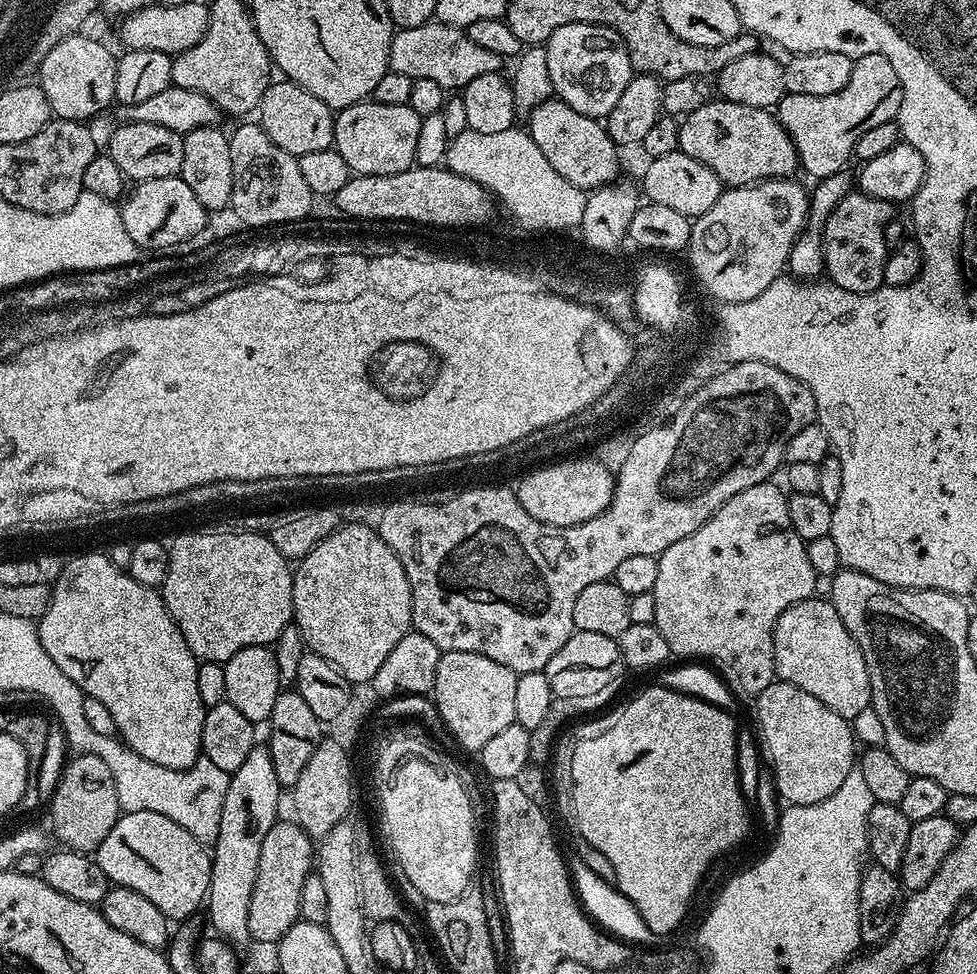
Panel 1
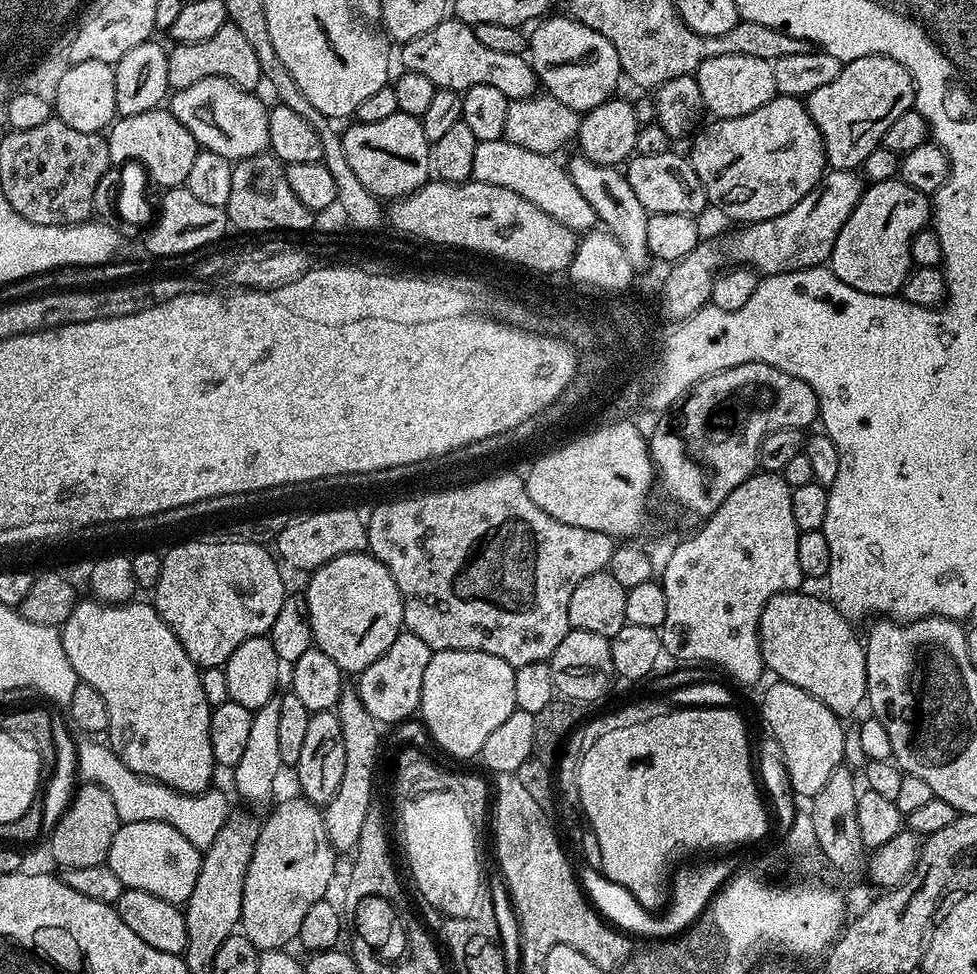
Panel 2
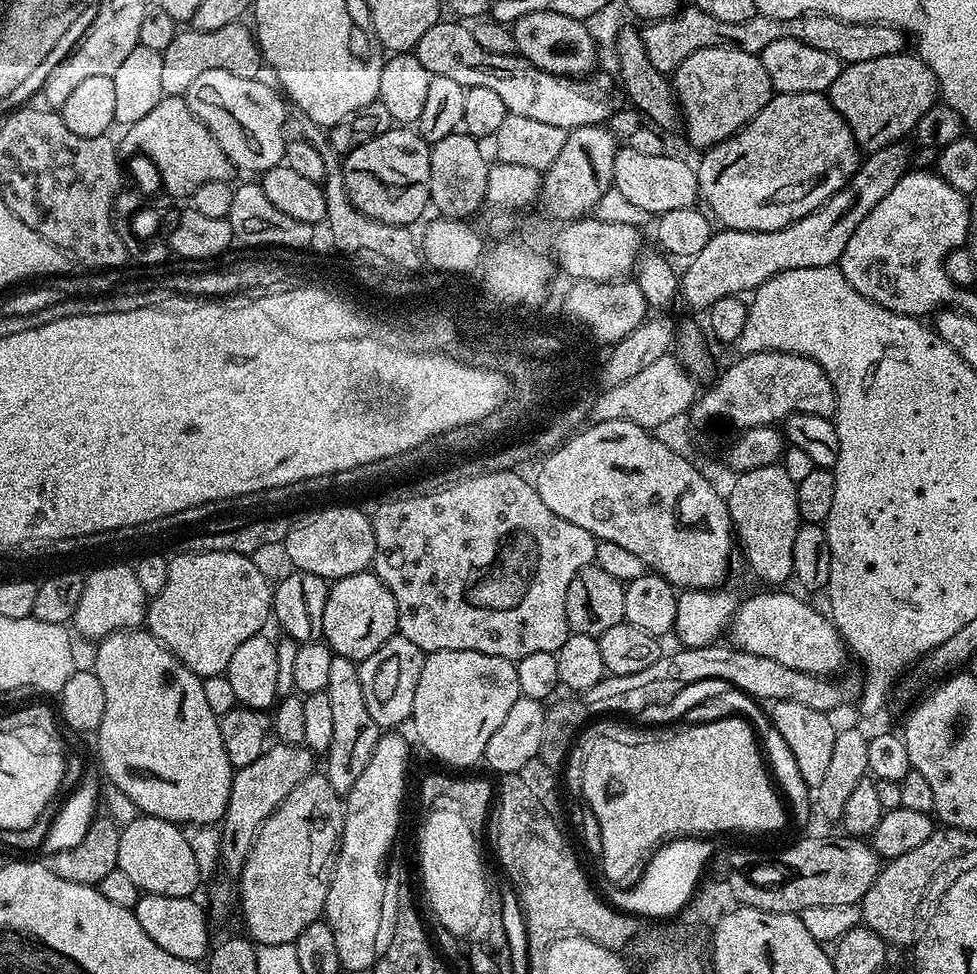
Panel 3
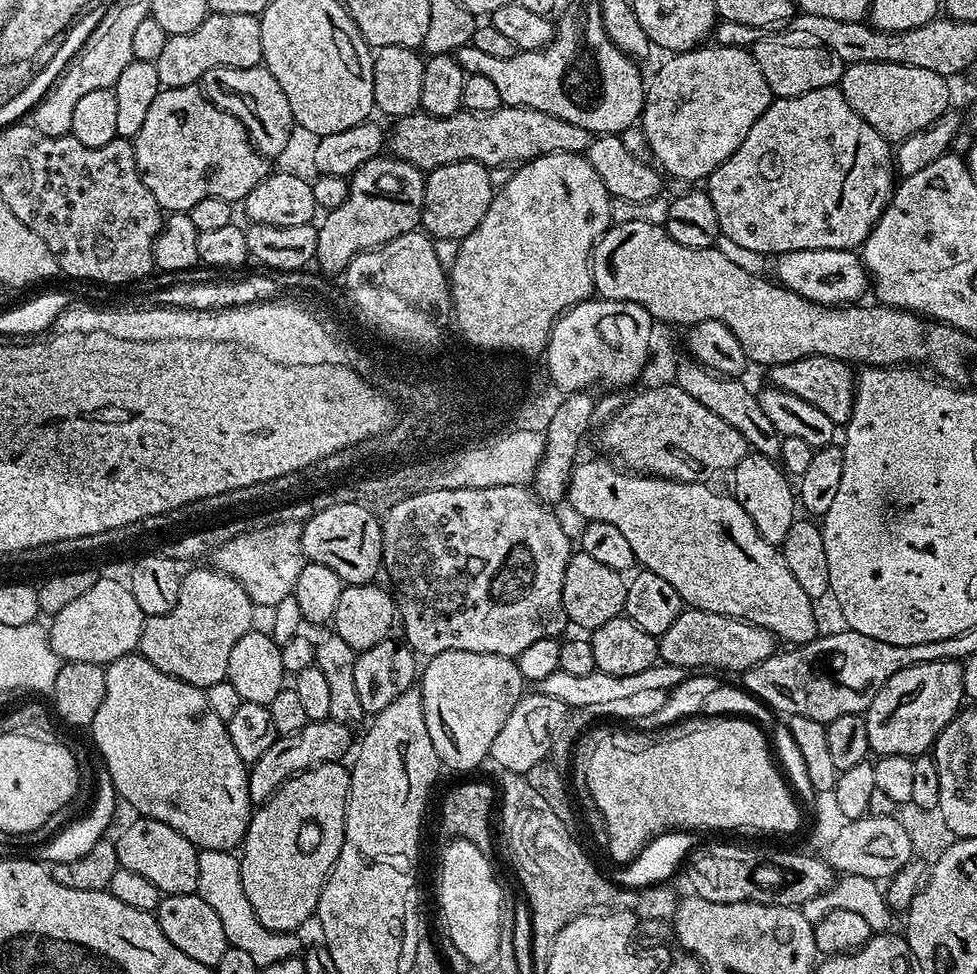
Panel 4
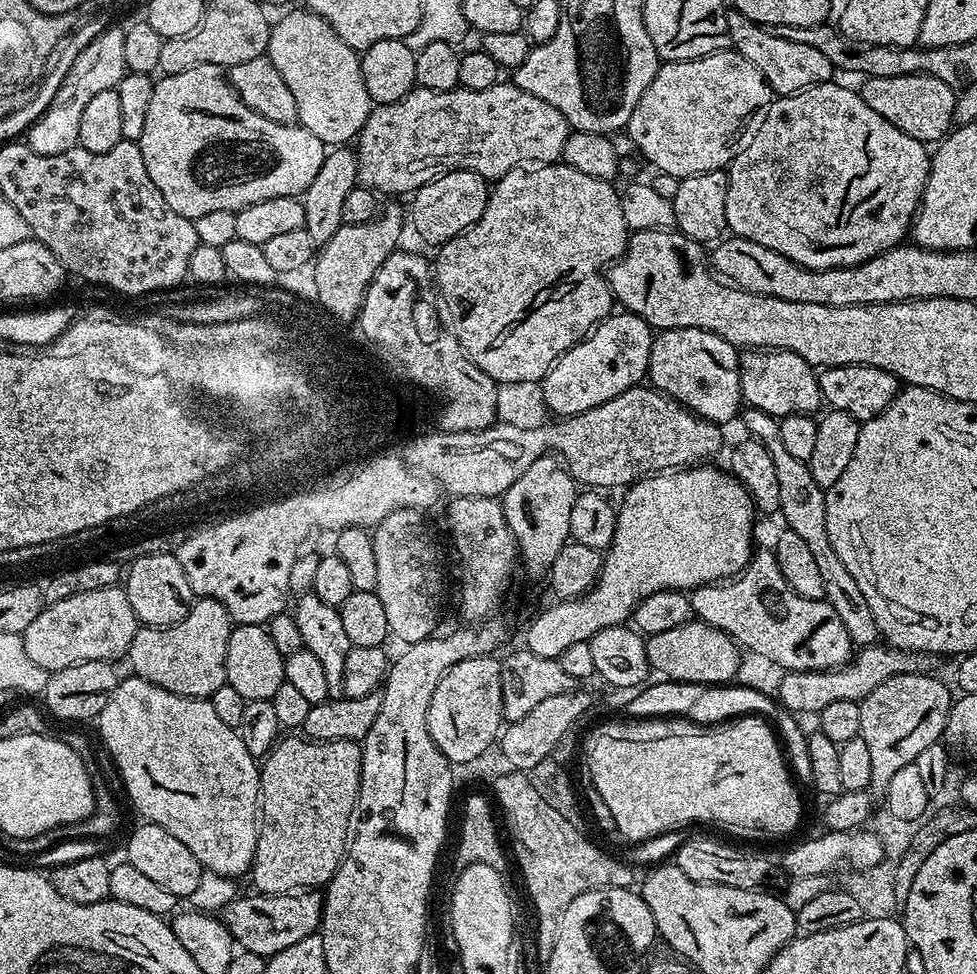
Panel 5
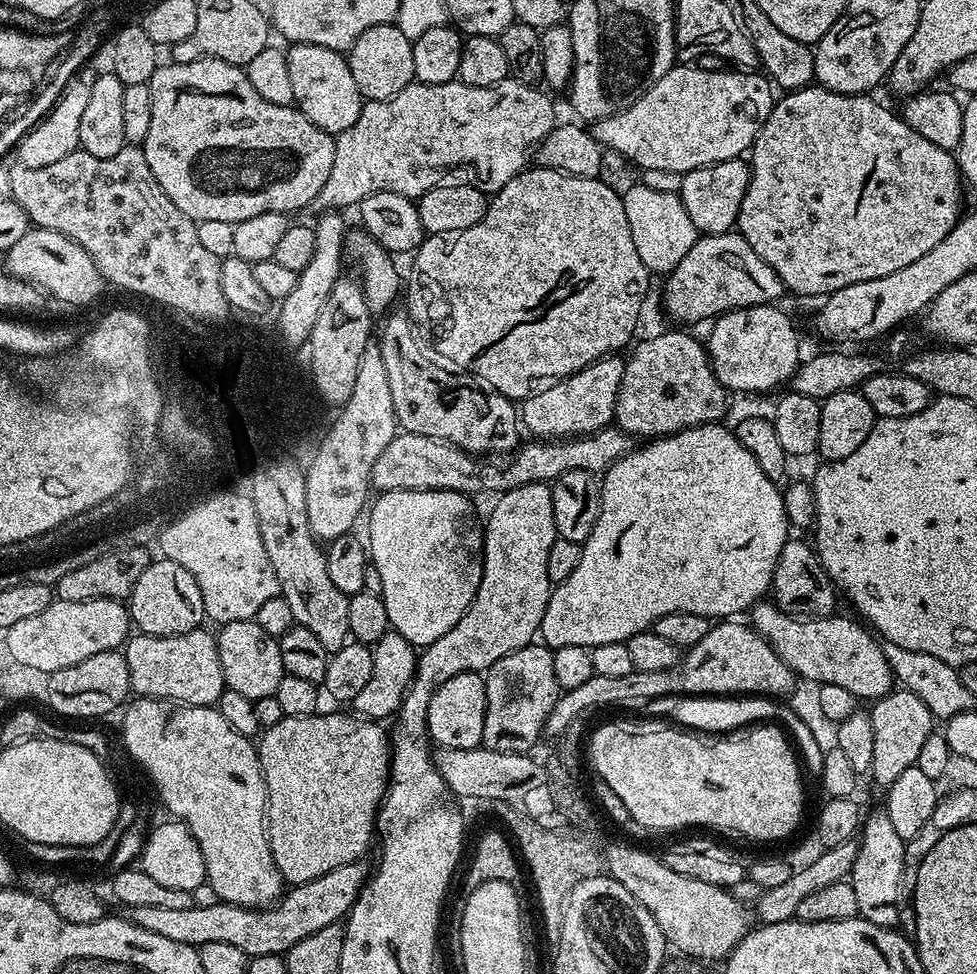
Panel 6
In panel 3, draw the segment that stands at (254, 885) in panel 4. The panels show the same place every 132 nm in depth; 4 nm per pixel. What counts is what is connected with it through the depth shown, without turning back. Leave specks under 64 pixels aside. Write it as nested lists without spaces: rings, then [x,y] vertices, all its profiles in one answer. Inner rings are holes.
[[[313,774],[306,777],[266,818],[254,838],[254,846],[238,877],[238,912],[244,915],[247,935],[257,945],[291,944],[310,926],[310,922],[324,915],[324,903],[332,870],[336,866],[336,853],[340,846],[340,835],[344,832],[345,801],[341,793],[330,786],[327,775]]]

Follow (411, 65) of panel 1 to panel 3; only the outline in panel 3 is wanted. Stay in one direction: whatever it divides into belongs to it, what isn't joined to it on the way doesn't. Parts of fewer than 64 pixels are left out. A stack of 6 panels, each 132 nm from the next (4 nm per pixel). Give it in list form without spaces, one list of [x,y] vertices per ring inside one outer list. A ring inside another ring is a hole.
[[[452,18],[441,19],[439,24],[430,26],[430,30],[426,30],[422,38],[418,38],[414,49],[418,62],[426,66],[431,76],[450,78],[464,89],[487,86],[498,93],[498,98],[502,98],[509,113],[567,130],[587,124],[604,124],[618,109],[618,84],[608,73],[596,70],[577,78],[543,72],[519,54],[507,56],[482,50],[482,46],[474,42],[474,34],[467,23],[448,19]]]

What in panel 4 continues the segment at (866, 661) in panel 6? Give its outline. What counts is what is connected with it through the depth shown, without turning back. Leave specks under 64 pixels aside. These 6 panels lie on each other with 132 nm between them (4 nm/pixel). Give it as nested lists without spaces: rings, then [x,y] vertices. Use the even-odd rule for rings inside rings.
[[[611,459],[584,460],[571,469],[568,478],[566,504],[569,504],[585,521],[601,520],[618,526],[618,530],[630,542],[634,550],[636,563],[645,572],[658,574],[666,578],[674,590],[678,590],[681,600],[690,608],[706,610],[714,614],[732,616],[736,620],[745,620],[747,624],[762,626],[771,632],[777,641],[788,646],[809,644],[818,635],[814,601],[798,586],[790,566],[786,566],[783,551],[777,545],[766,542],[758,534],[758,526],[742,510],[735,496],[708,488],[707,483],[667,480],[664,476],[633,474],[627,470],[618,470]]]

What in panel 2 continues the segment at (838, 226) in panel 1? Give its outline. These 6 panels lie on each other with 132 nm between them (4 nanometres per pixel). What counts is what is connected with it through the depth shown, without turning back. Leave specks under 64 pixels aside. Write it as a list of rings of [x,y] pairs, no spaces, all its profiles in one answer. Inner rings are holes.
[[[899,178],[869,183],[860,196],[858,206],[846,218],[846,226],[834,242],[830,267],[846,286],[862,290],[862,294],[894,296],[903,289],[908,273],[912,271],[912,238],[927,229],[934,208],[923,192],[906,186]]]

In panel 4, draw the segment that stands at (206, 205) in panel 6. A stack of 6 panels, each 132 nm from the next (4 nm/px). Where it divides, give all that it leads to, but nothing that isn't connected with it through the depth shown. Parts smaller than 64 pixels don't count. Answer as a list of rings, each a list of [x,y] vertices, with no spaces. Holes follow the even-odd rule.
[[[199,87],[166,88],[161,90],[150,105],[146,122],[134,138],[132,146],[136,168],[144,185],[154,194],[165,213],[187,213],[202,198],[222,198],[233,202],[243,202],[246,194],[262,178],[260,163],[262,157],[250,139],[249,129],[229,112],[223,112],[216,104],[211,104]]]

